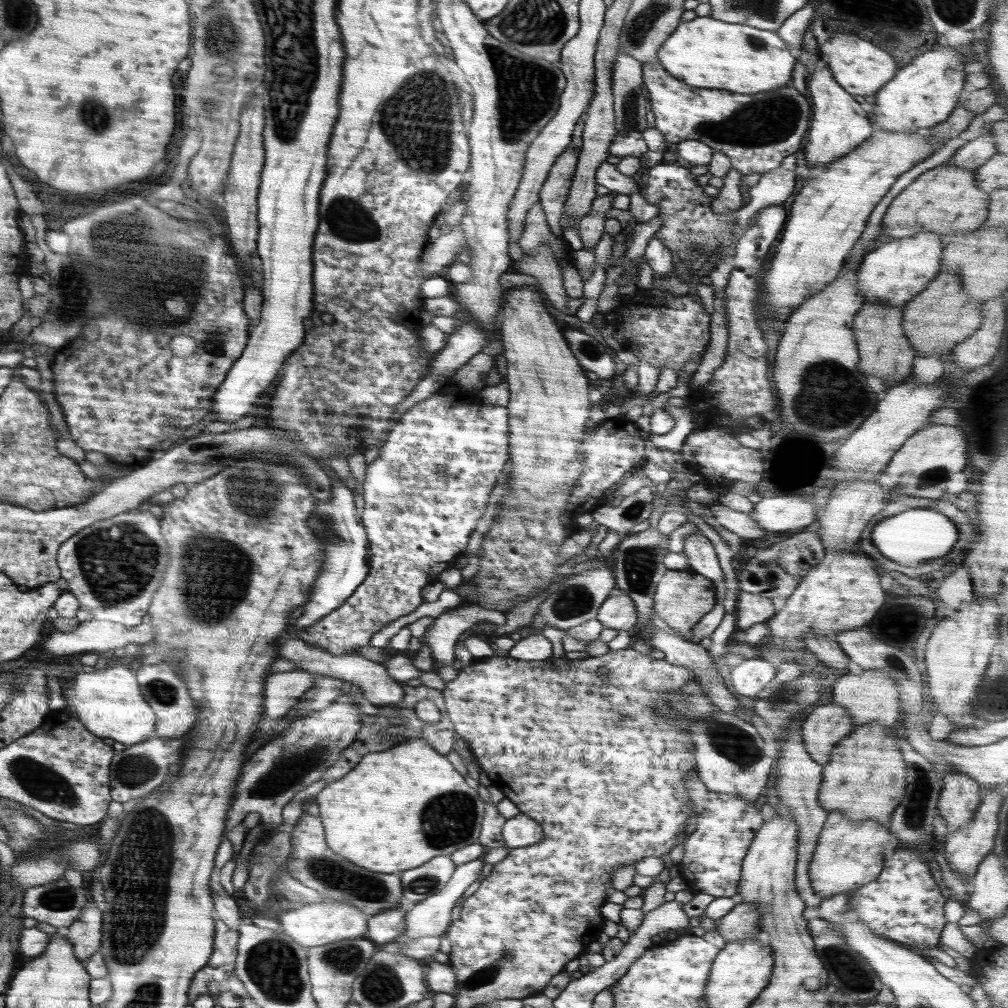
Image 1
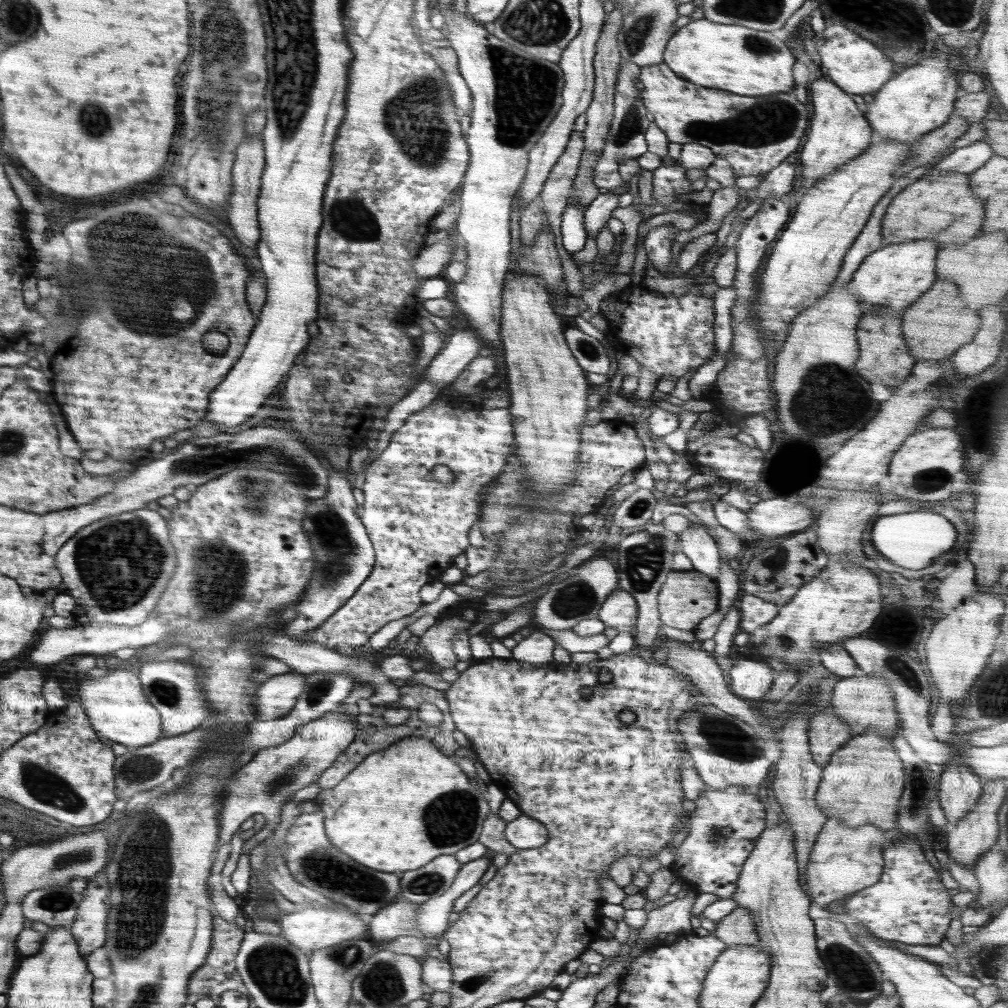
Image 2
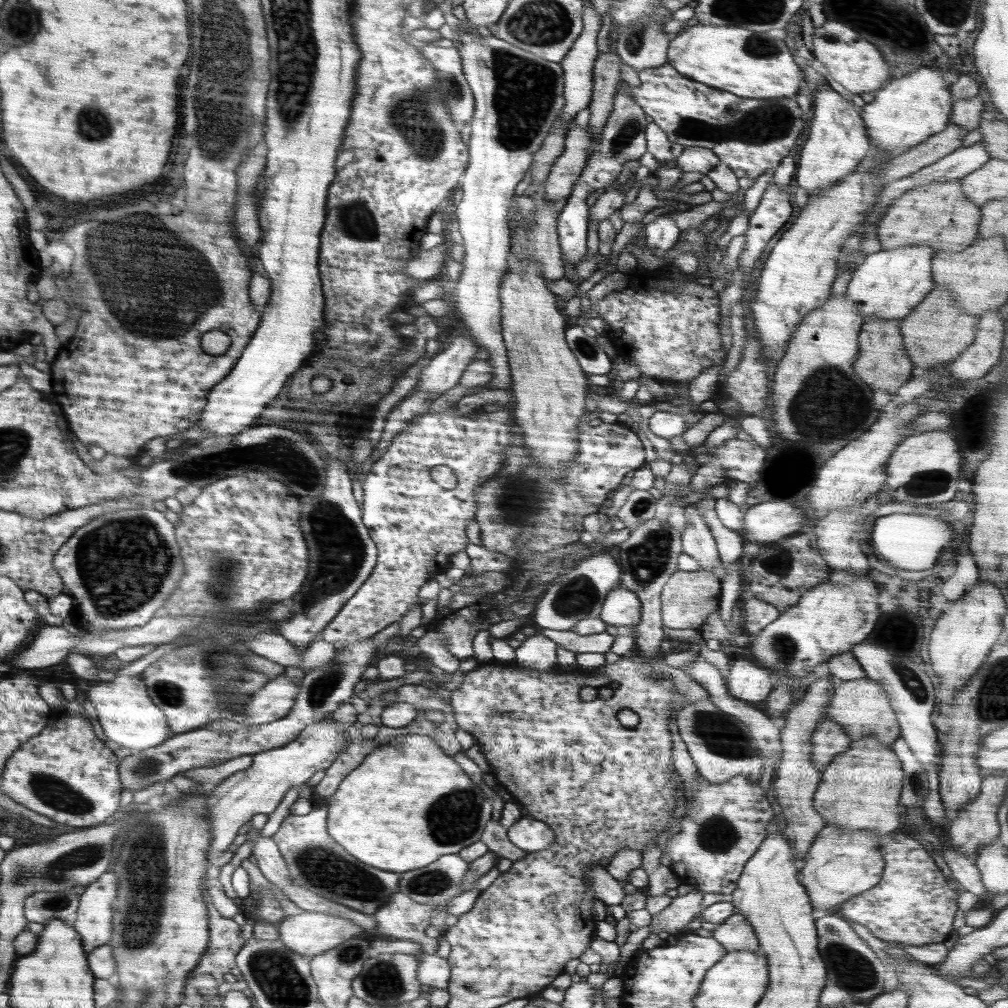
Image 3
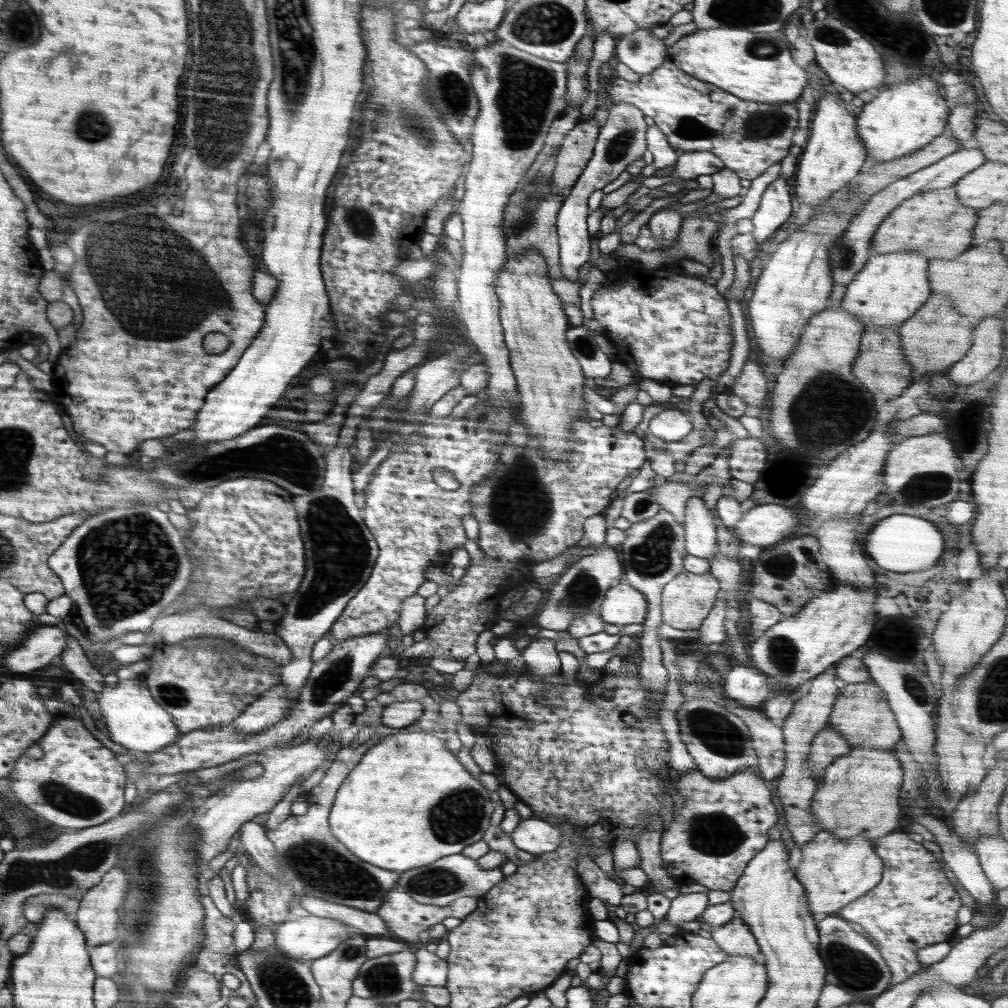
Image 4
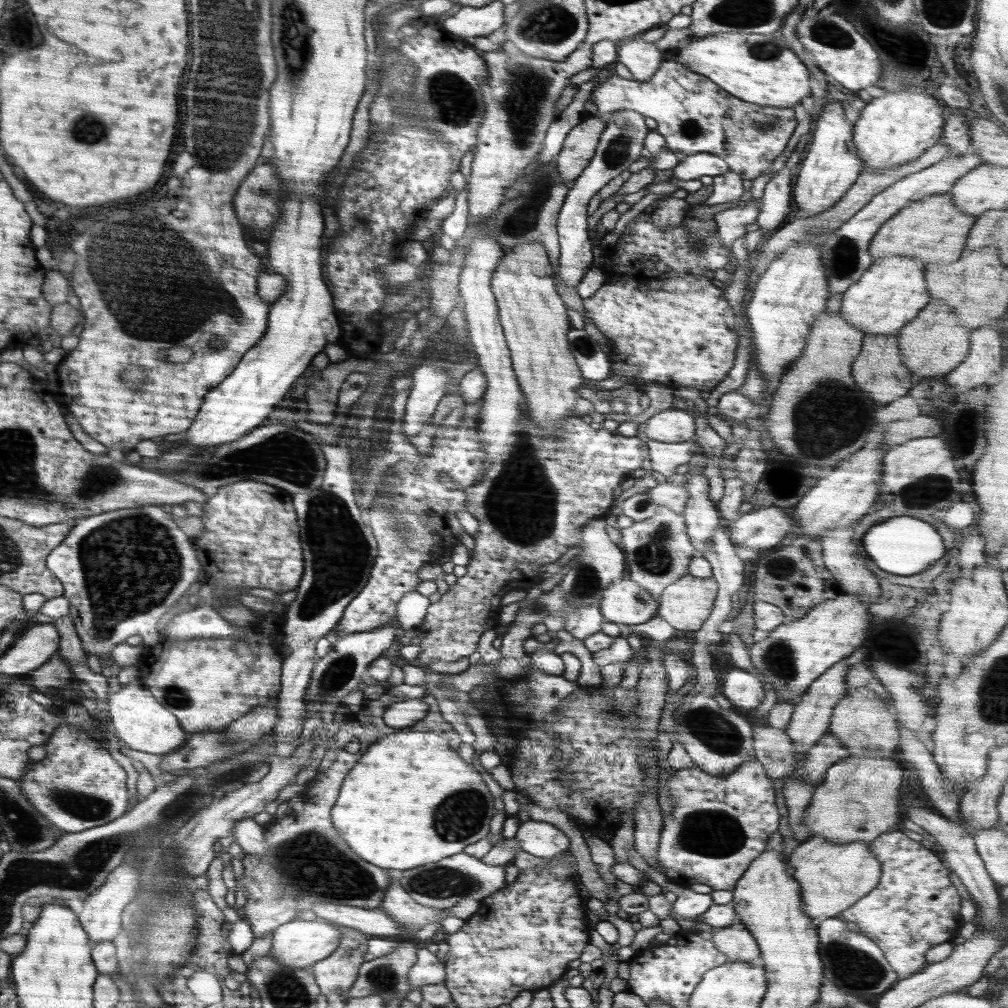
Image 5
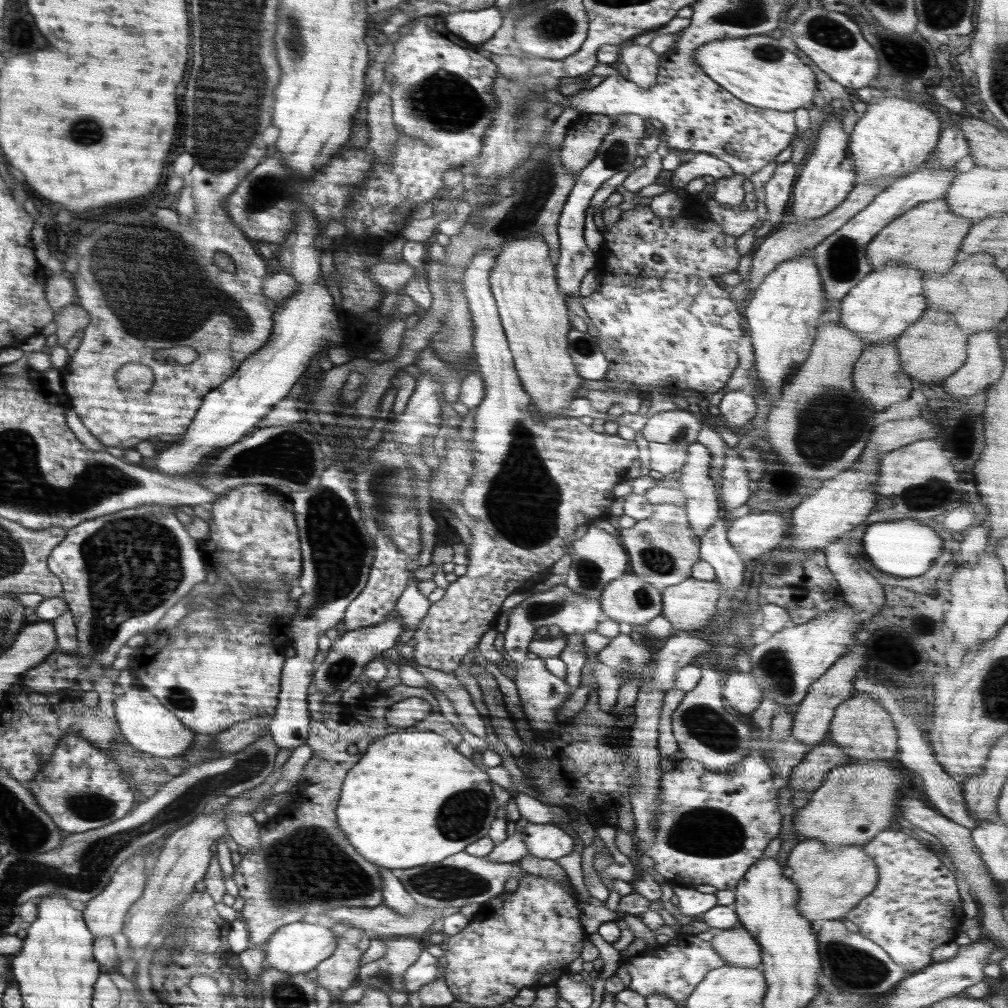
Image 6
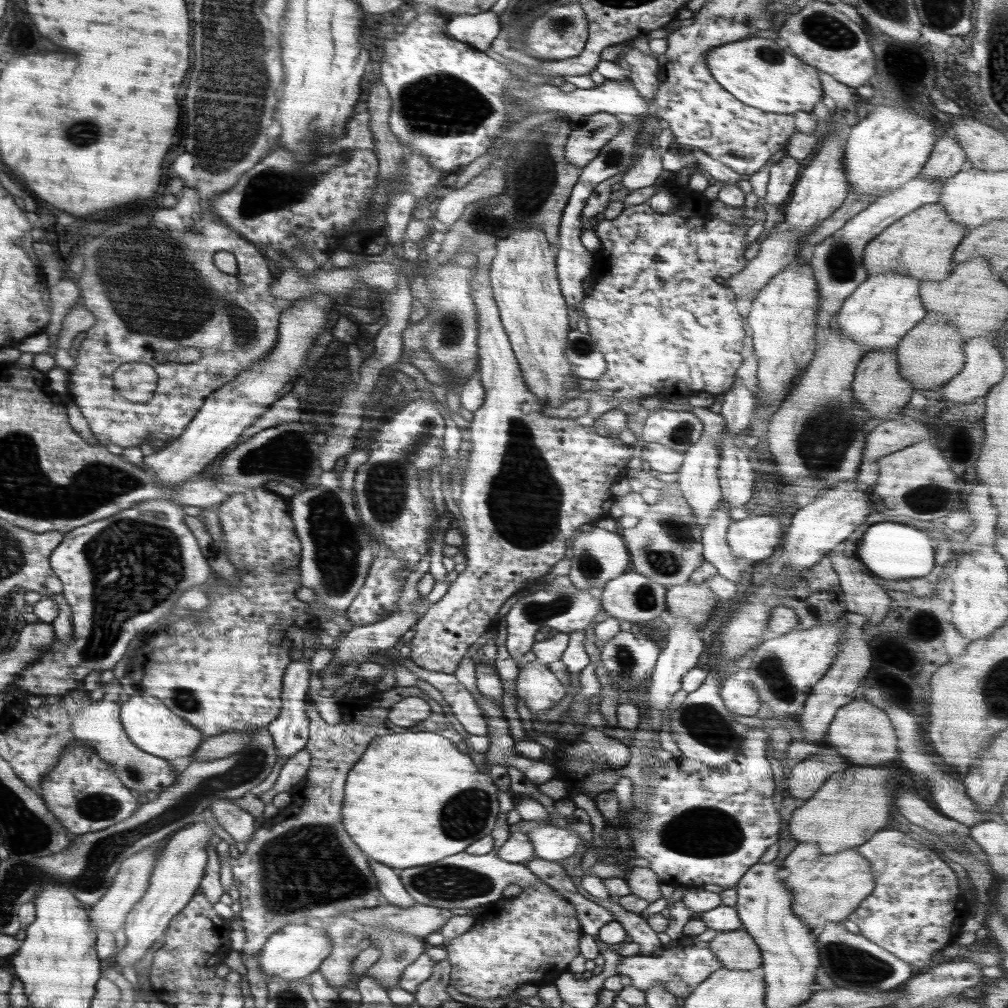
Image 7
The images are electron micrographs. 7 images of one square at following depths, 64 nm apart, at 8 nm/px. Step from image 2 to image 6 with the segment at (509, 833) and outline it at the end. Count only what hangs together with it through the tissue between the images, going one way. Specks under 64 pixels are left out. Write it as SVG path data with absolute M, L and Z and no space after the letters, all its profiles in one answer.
M529 823L522 830L522 840L530 854L556 860L572 855L574 841L564 827L553 824Z

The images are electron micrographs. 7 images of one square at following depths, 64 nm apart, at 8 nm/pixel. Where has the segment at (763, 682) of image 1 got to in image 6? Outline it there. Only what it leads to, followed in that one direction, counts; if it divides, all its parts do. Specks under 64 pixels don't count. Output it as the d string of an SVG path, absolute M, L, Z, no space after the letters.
M746 672L728 674L721 687L724 702L734 711L738 711L739 716L758 710L763 700L760 688L748 674Z

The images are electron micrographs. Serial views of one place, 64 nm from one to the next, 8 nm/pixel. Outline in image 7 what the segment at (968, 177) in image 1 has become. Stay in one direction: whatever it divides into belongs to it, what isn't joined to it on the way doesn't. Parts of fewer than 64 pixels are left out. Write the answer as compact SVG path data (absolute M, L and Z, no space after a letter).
M939 203L925 205L896 220L865 248L864 269L868 276L884 273L910 275L918 280L944 280L952 270L952 255L969 229L950 220Z

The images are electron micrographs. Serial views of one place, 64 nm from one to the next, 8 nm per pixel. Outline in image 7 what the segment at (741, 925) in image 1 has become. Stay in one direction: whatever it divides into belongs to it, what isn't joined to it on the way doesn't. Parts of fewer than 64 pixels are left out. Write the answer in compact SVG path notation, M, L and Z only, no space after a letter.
M743 928L720 932L708 946L726 968L753 970L763 965L761 949Z

